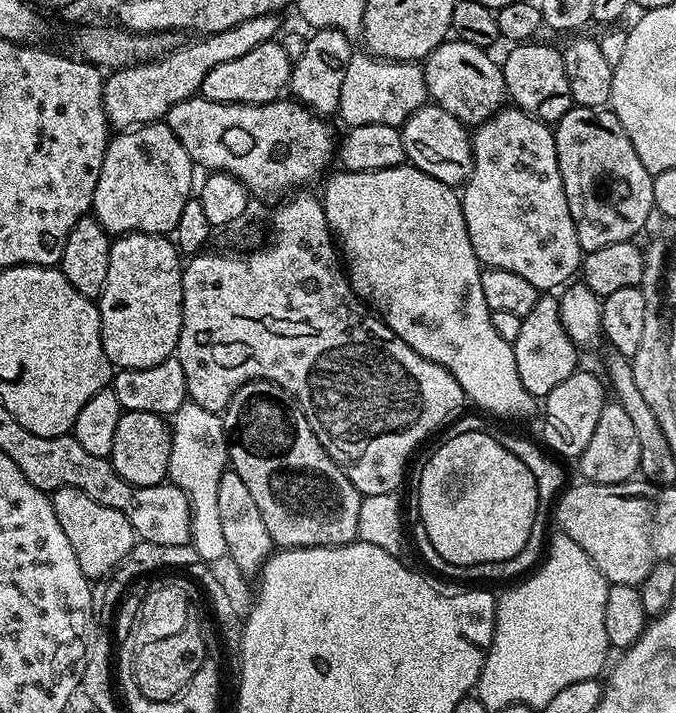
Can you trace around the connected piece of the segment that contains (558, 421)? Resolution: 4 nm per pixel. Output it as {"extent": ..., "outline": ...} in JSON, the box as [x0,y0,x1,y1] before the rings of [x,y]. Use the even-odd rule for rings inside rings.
{"extent":[543,370,606,458],"outline":[[[578,370],[574,374],[570,374],[570,378],[566,378],[558,386],[554,386],[554,390],[550,390],[548,396],[543,397],[544,416],[548,419],[548,429],[544,432],[545,441],[543,440],[543,443],[557,457],[578,458],[586,450],[590,438],[594,436],[598,418],[606,403],[606,397],[604,397],[604,392],[606,396],[606,384],[599,375],[597,376],[592,372]]]}

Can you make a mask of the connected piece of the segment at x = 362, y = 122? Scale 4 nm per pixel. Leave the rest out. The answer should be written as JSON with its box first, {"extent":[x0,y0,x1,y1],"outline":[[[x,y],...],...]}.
{"extent":[338,50,428,128],"outline":[[[356,50],[353,51],[349,64],[346,66],[338,116],[345,120],[348,128],[370,126],[370,122],[400,128],[407,122],[410,114],[423,106],[428,99],[426,78],[423,67],[419,63],[381,60]]]}

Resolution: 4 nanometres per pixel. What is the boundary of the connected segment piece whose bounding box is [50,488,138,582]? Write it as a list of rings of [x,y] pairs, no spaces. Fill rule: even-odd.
[[[59,488],[51,493],[50,499],[54,514],[58,514],[58,526],[62,526],[74,549],[74,558],[78,558],[82,574],[86,574],[92,582],[109,577],[138,541],[126,514],[122,514],[122,510],[114,510],[114,506],[102,506],[102,502],[94,502],[90,494],[77,488]]]

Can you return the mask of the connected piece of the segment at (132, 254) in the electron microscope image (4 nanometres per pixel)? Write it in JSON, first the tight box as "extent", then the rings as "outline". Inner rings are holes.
{"extent":[98,232,182,369],"outline":[[[125,232],[112,240],[110,270],[98,301],[102,350],[117,369],[149,368],[169,359],[176,351],[182,330],[182,256],[167,235]]]}

